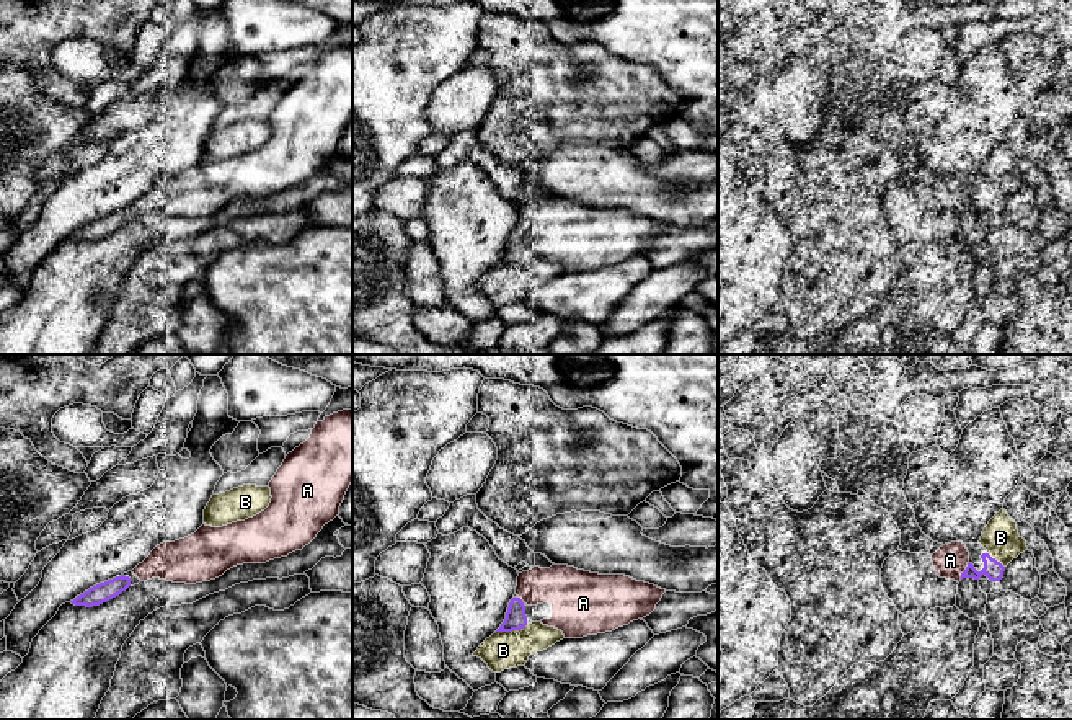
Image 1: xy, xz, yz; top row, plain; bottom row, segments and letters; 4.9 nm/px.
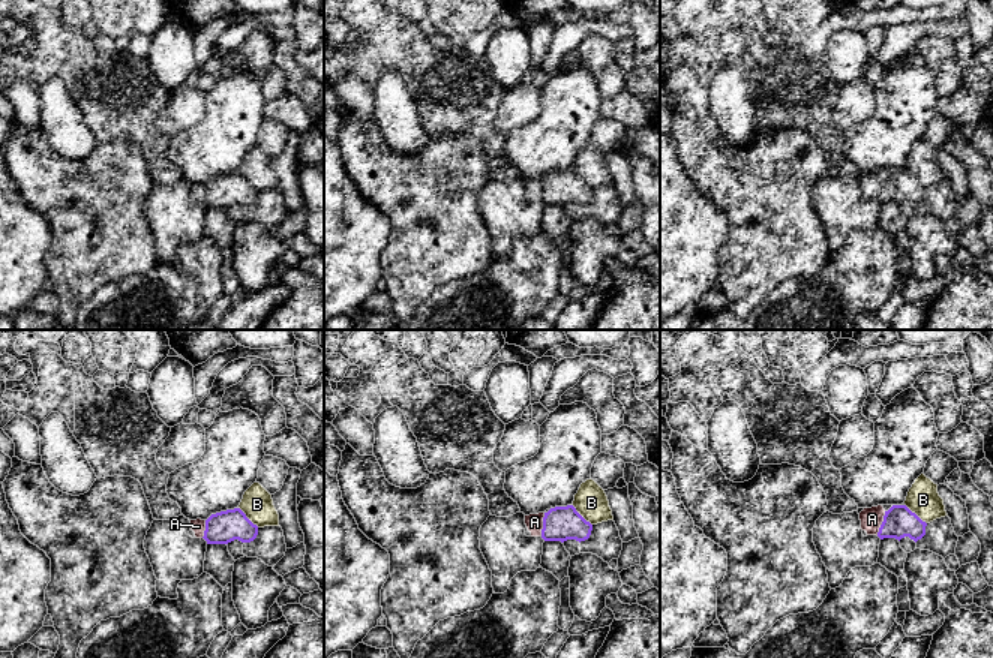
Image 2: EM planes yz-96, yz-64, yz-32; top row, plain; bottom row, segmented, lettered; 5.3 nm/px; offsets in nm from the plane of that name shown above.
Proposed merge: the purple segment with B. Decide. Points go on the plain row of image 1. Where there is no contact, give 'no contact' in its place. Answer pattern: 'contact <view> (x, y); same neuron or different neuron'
contact xz (511, 265); different neuron

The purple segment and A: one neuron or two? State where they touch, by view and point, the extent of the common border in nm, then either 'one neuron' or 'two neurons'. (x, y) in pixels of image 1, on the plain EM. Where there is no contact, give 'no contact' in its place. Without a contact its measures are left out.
yz (963, 206) | 90 nm | one neuron

